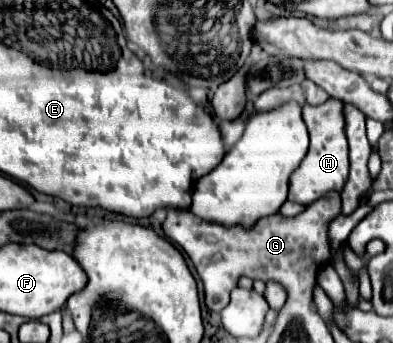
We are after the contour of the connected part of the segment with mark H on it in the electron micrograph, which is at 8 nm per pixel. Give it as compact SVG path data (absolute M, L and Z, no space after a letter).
M329 98L319 106L305 104L303 106L303 122L307 124L311 144L309 152L299 164L299 168L289 178L289 200L309 204L319 200L329 192L341 192L347 176L349 176L349 146L345 138L345 116L343 116L343 102Z

